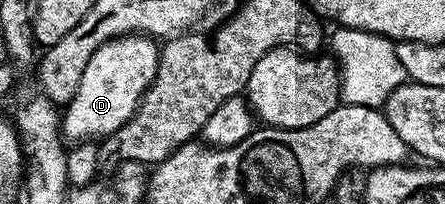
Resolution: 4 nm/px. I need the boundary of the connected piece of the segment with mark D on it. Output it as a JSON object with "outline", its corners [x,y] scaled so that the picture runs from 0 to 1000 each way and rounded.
{"outline":[[[279,167],[247,196],[202,275],[193,353],[175,412],[175,451],[139,539],[139,657],[178,706],[191,686],[231,686],[301,569],[335,412],[346,392],[360,225],[321,167]]]}

